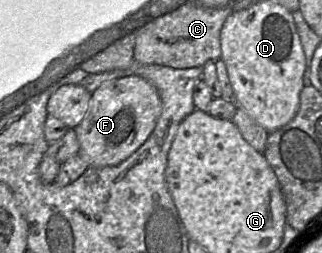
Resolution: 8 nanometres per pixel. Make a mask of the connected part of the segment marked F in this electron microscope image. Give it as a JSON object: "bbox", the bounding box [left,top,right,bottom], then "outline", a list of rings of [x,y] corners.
{"bbox":[74,75,162,168],"outline":[[[138,75],[107,80],[92,94],[87,114],[74,128],[79,155],[92,168],[117,166],[129,158],[149,137],[161,114],[162,102],[156,88]]]}

